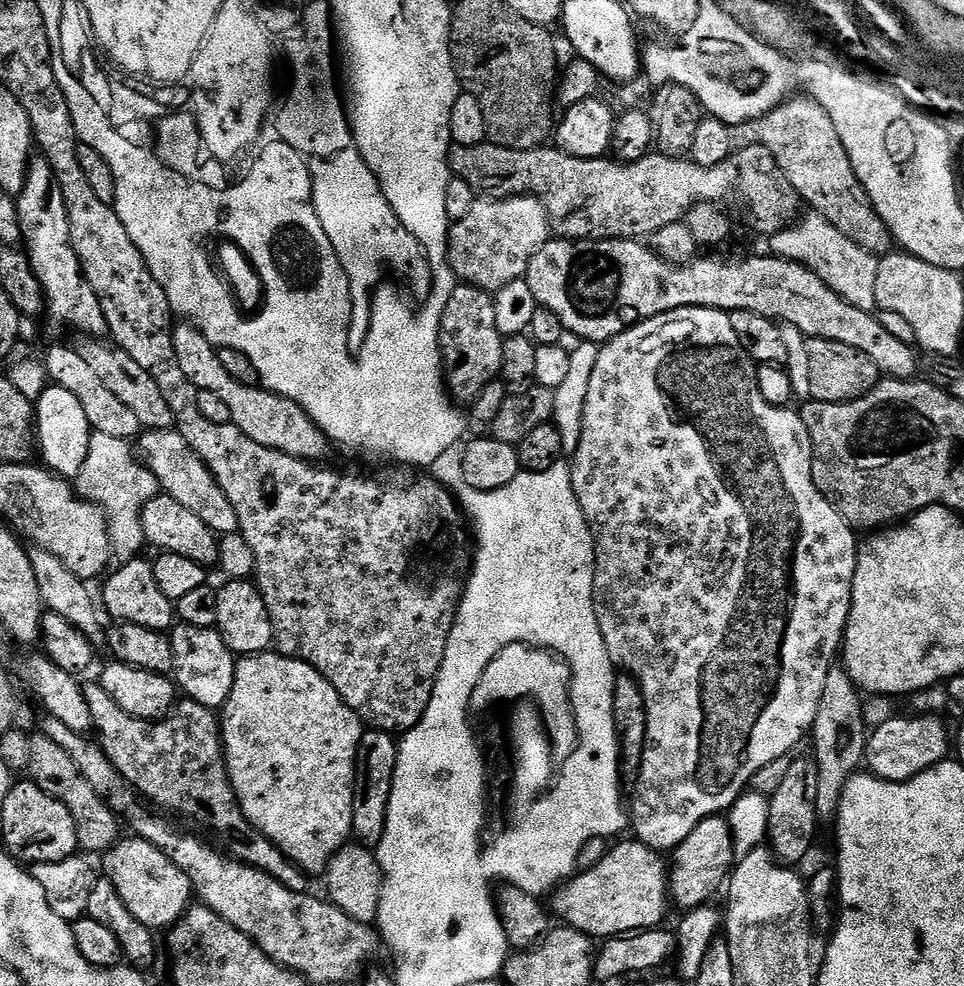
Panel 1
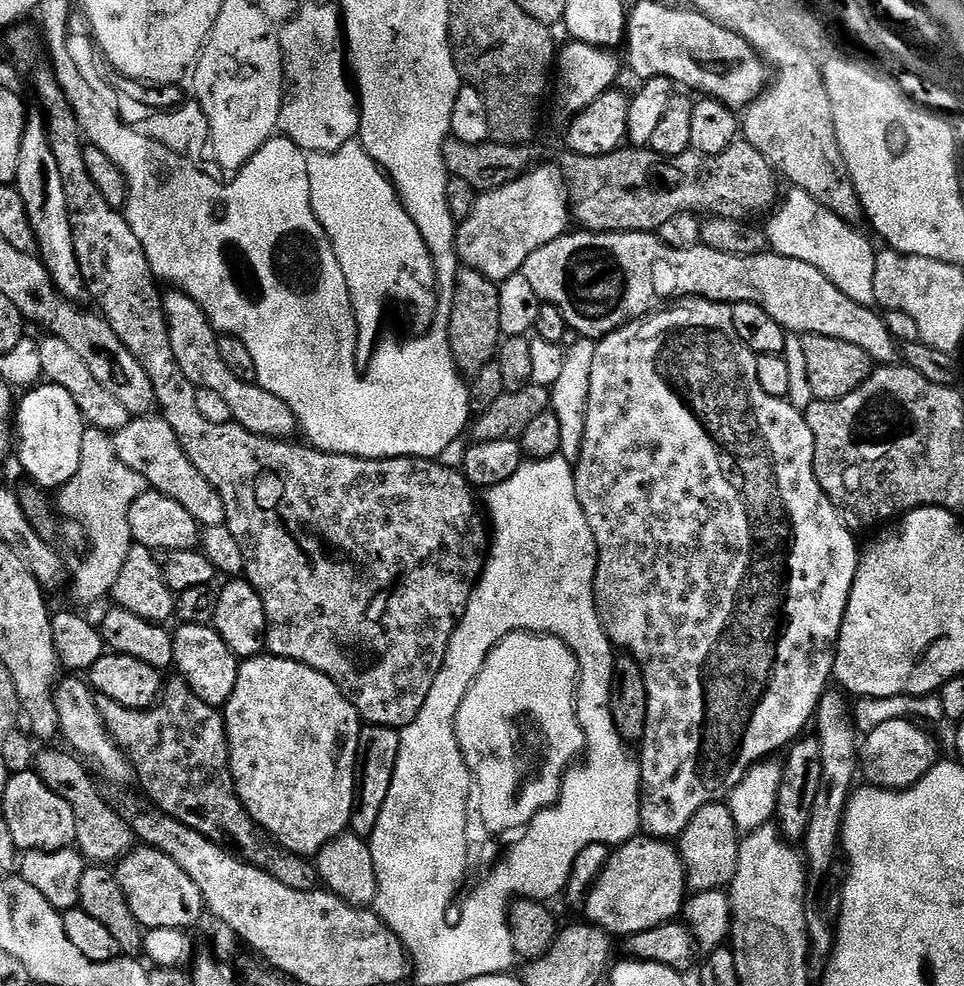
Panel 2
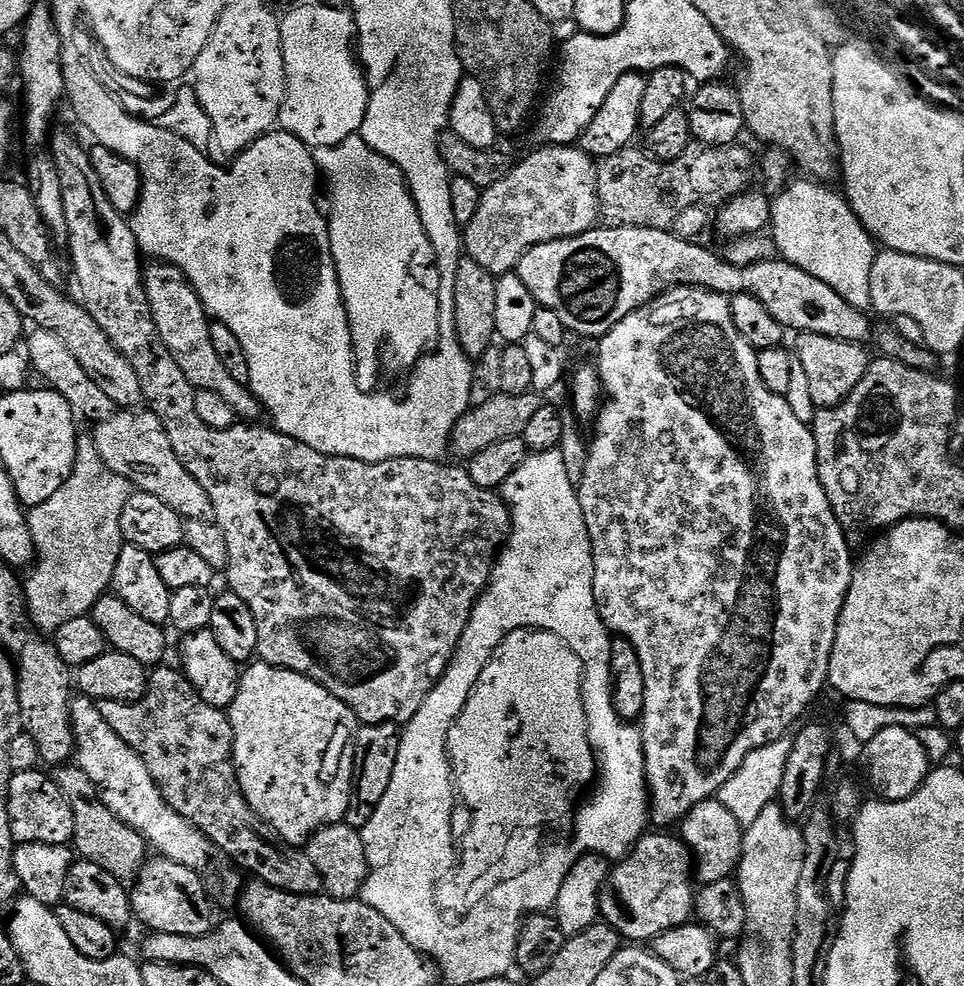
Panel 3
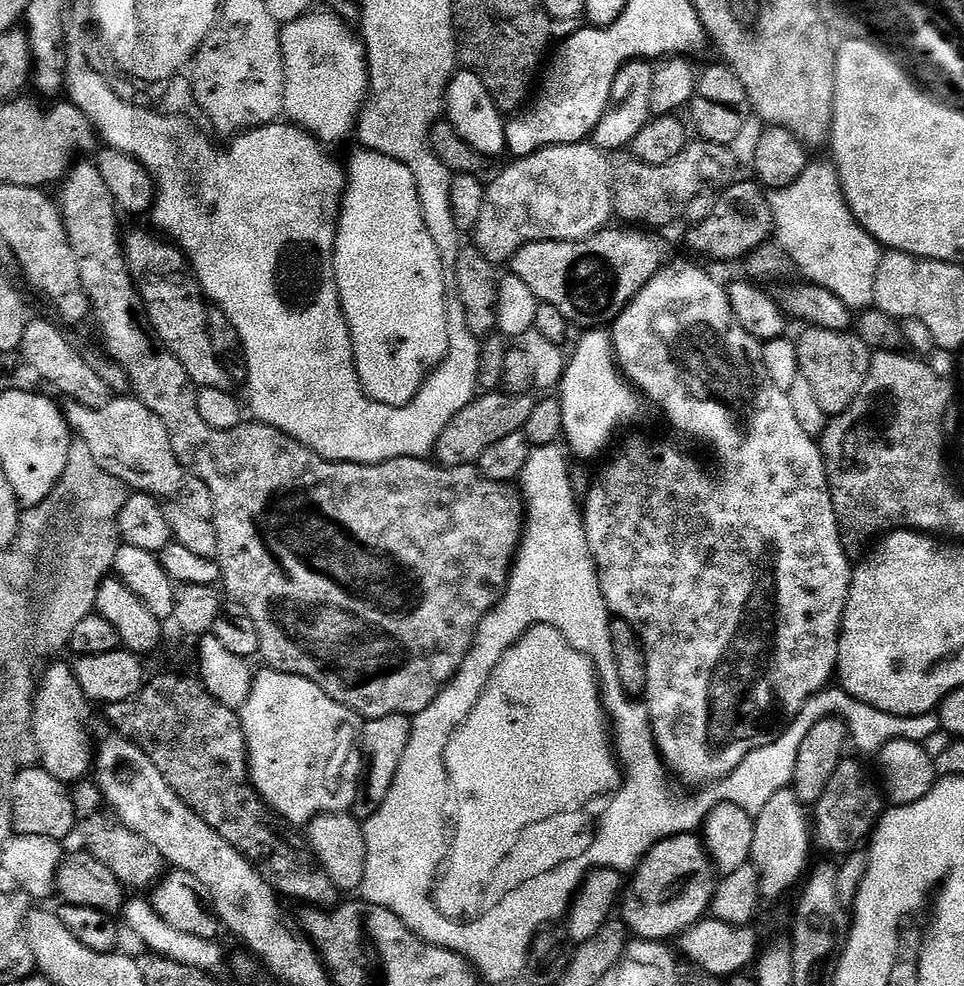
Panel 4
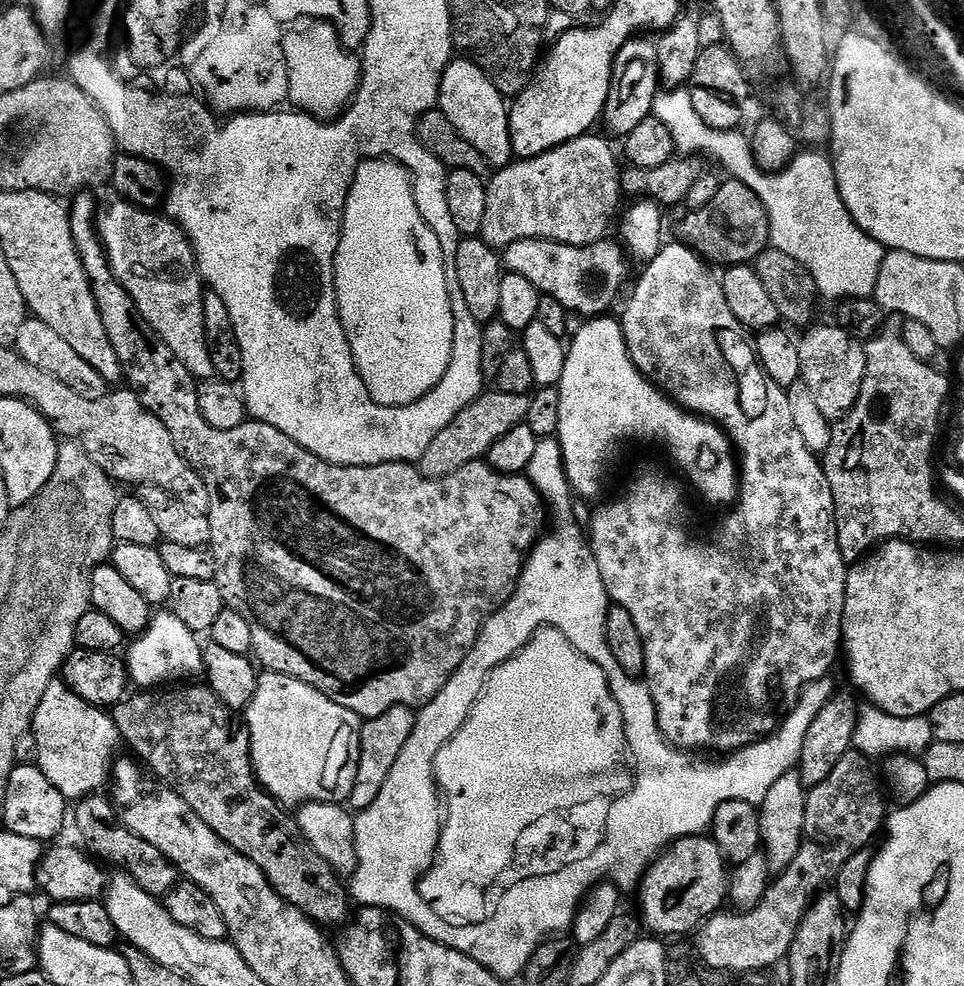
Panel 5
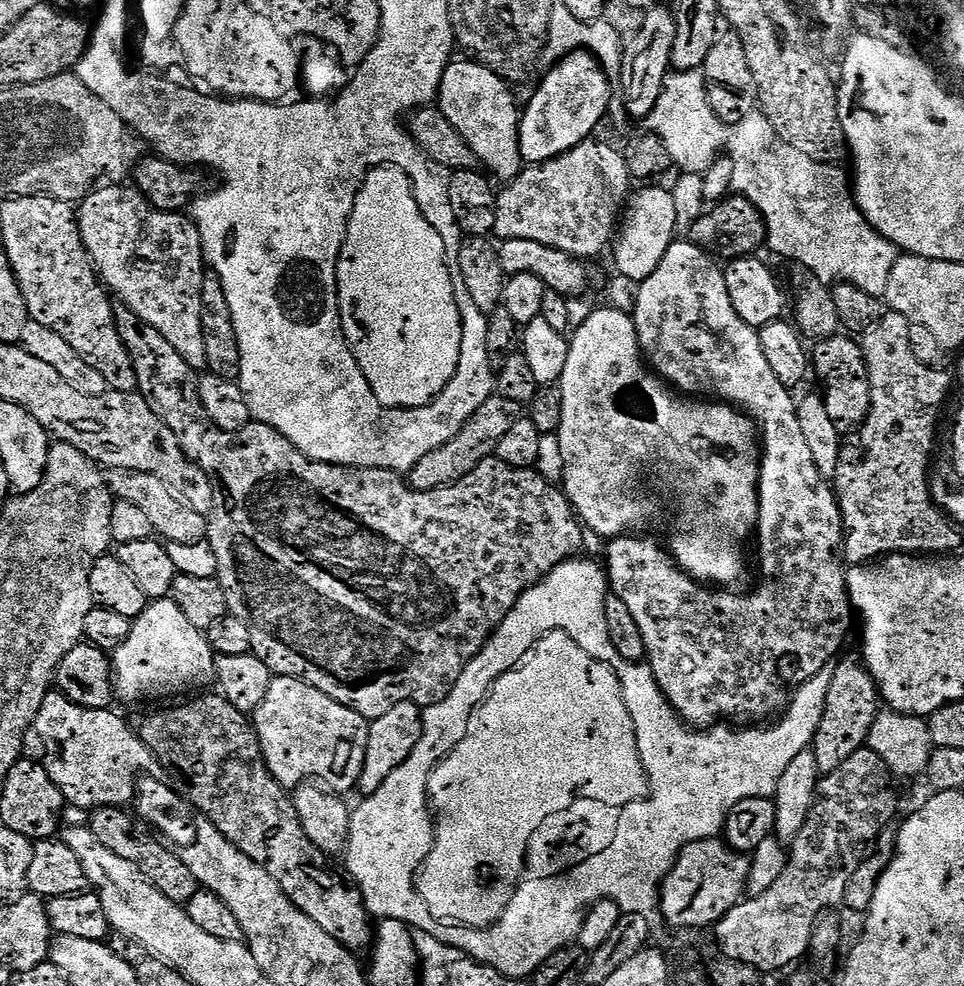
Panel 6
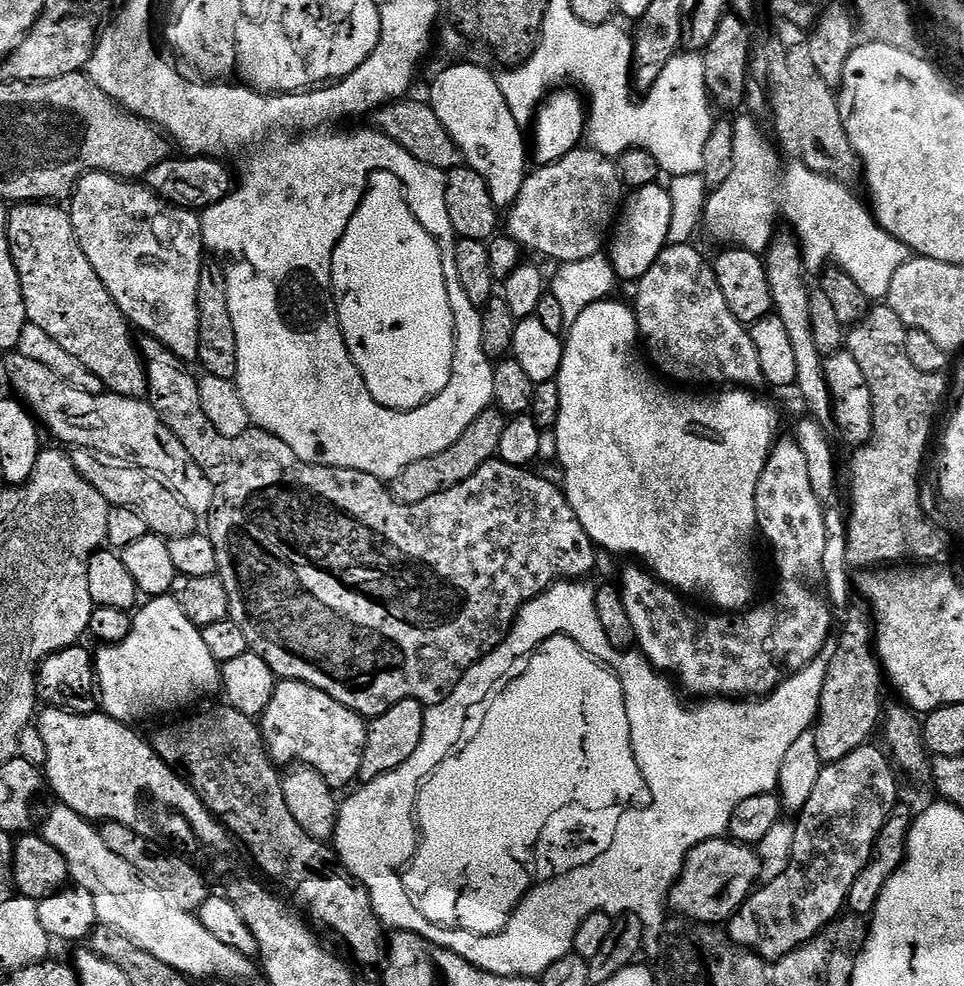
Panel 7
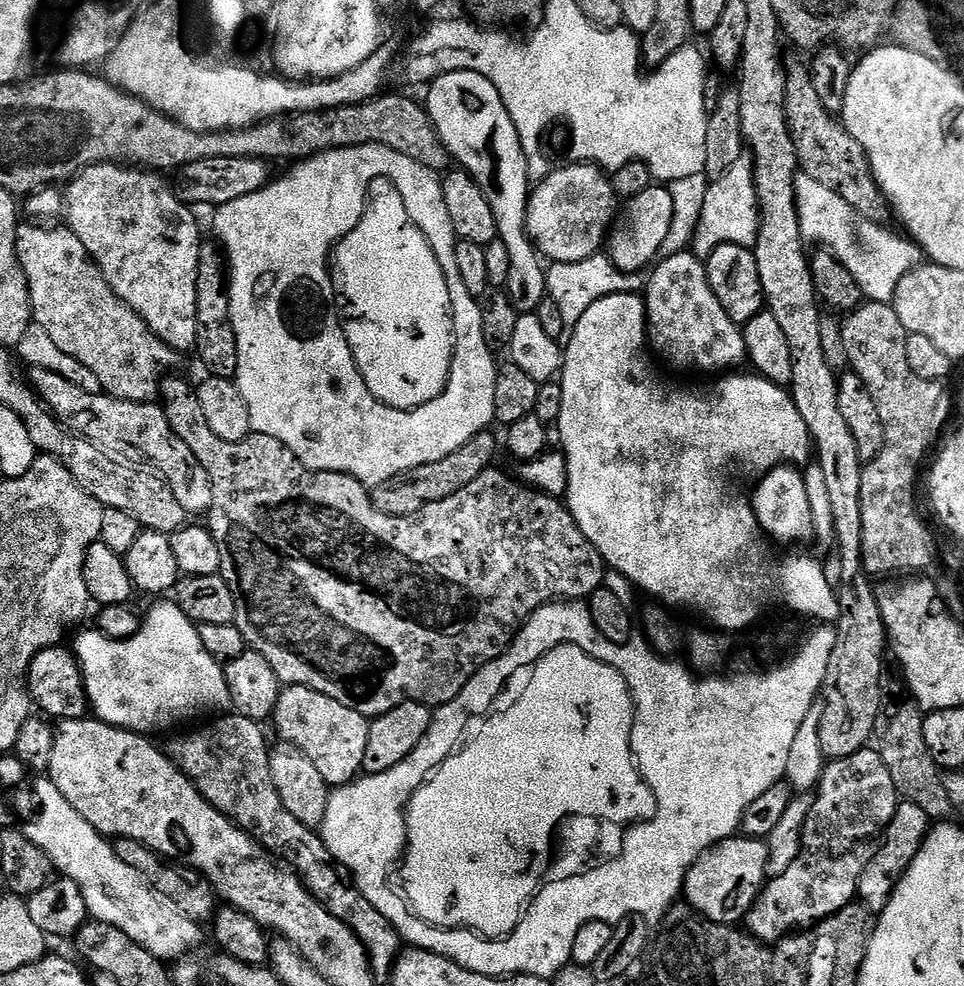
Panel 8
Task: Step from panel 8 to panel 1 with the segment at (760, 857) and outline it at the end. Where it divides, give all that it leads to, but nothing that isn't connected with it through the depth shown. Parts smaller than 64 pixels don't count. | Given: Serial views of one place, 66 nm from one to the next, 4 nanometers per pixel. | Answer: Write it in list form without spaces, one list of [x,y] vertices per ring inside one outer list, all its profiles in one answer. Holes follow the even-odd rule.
[[[635,838],[621,839],[621,844],[613,843],[610,851],[594,866],[577,871],[575,875],[564,881],[555,889],[551,897],[551,907],[561,916],[563,923],[570,928],[593,938],[611,938],[624,936],[627,932],[640,932],[644,928],[658,928],[665,923],[664,915],[670,909],[670,893],[668,891],[668,869],[665,857],[653,848],[647,848],[642,841]]]

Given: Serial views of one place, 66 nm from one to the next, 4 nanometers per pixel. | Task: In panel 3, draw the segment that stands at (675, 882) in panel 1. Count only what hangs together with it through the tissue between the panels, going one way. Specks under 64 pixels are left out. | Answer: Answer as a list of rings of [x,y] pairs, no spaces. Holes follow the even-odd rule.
[[[713,798],[698,802],[678,828],[678,835],[692,851],[694,872],[701,885],[731,880],[737,875],[742,858],[745,825],[735,816],[723,799]]]

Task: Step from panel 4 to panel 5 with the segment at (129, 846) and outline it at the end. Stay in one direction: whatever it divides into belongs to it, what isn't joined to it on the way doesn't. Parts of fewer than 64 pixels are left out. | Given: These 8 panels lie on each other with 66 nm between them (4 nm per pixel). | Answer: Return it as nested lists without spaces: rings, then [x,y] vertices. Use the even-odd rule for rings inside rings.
[[[104,794],[86,796],[79,801],[74,808],[74,820],[76,816],[76,828],[84,839],[83,847],[97,861],[105,860],[108,864],[117,864],[121,873],[127,874],[135,880],[138,887],[146,890],[157,898],[167,897],[168,893],[178,883],[176,867],[158,850],[158,846],[150,846],[138,834],[134,834],[126,825],[120,823],[120,817],[114,804],[104,797]]]

